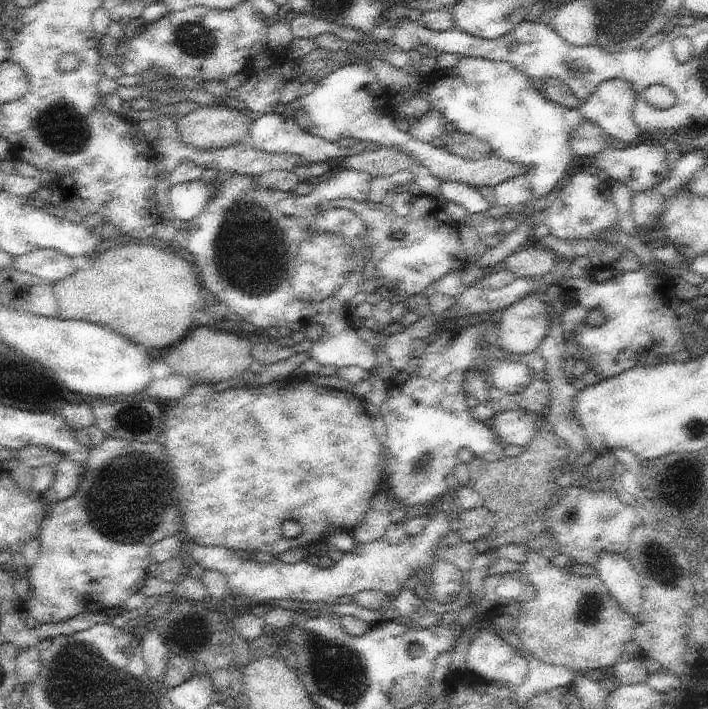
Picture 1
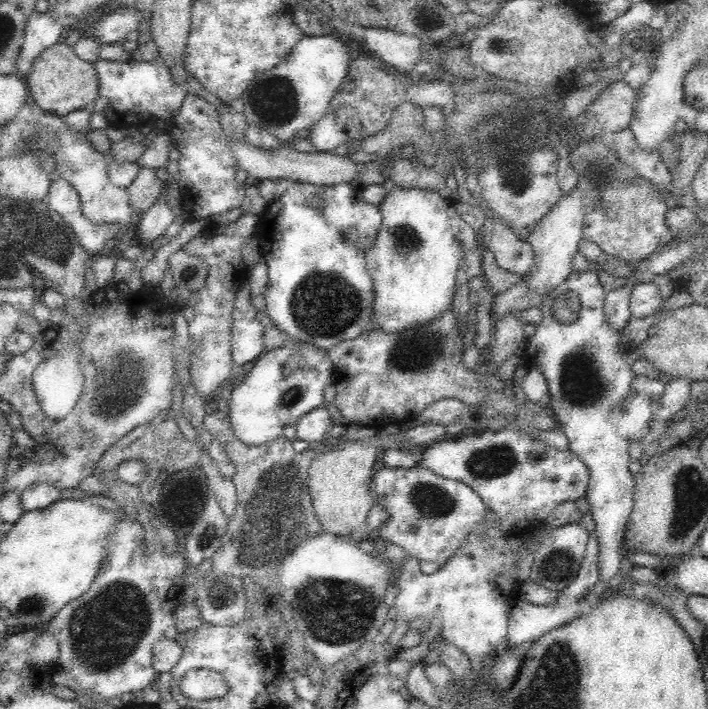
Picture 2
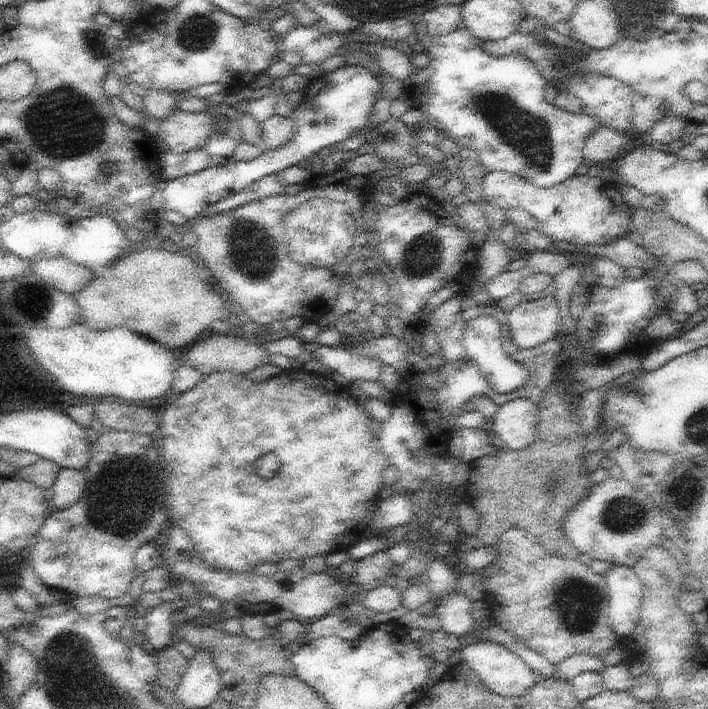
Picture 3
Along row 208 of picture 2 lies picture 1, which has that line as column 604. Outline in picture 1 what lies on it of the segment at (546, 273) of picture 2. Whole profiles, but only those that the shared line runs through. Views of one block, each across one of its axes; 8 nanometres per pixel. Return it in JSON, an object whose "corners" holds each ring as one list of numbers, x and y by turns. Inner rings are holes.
{"corners":[[604,551,595,569,600,580,606,585,610,594,627,610,636,616,640,610,642,598,641,576,632,566,626,554]]}

